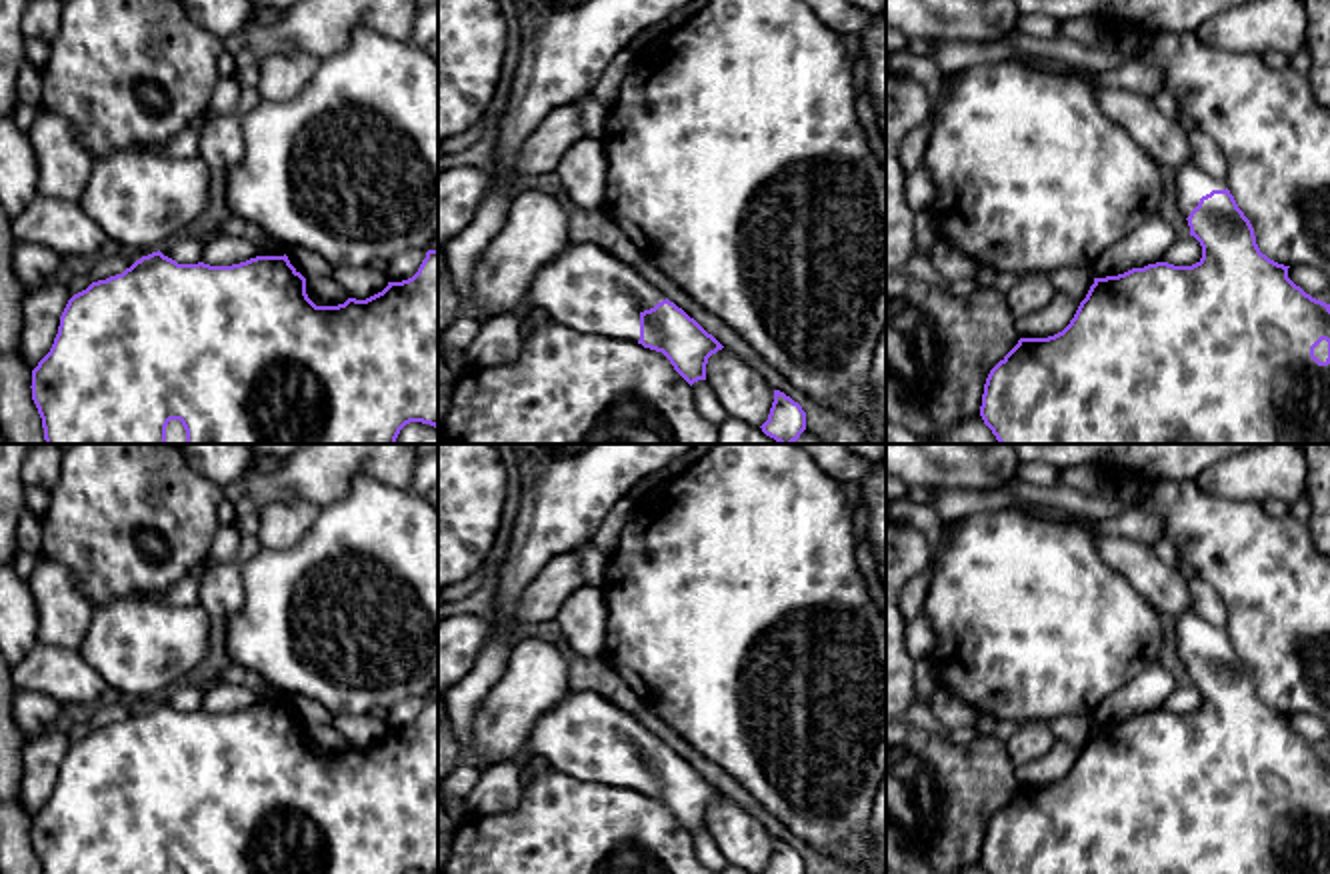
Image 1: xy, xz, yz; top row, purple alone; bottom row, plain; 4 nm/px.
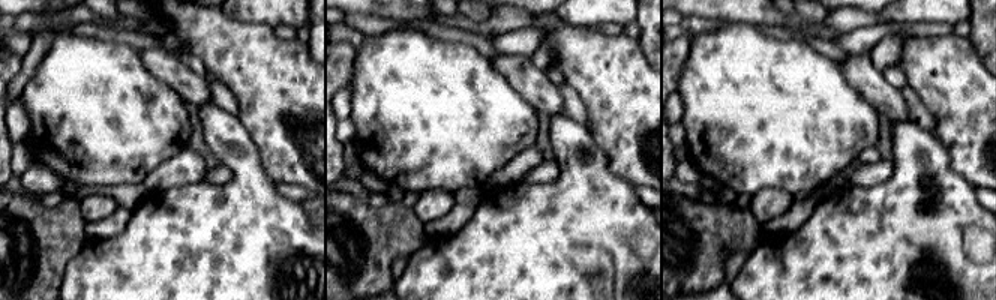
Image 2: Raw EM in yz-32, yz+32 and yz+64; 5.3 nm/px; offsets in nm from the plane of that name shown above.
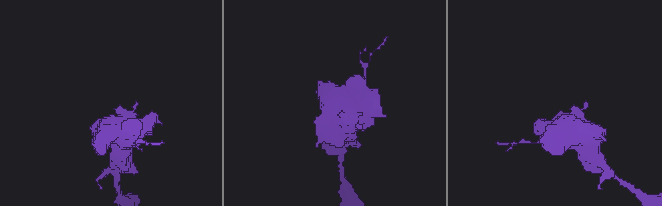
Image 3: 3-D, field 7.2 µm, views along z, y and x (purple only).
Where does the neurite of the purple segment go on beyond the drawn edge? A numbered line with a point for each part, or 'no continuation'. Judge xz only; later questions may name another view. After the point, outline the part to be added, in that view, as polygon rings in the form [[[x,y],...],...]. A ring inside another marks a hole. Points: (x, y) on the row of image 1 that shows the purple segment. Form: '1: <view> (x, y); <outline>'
1: xz (586, 288); [[[568,242],[532,282],[526,308],[584,334],[638,342],[640,314],[662,300],[658,288],[614,254],[592,242]]]

